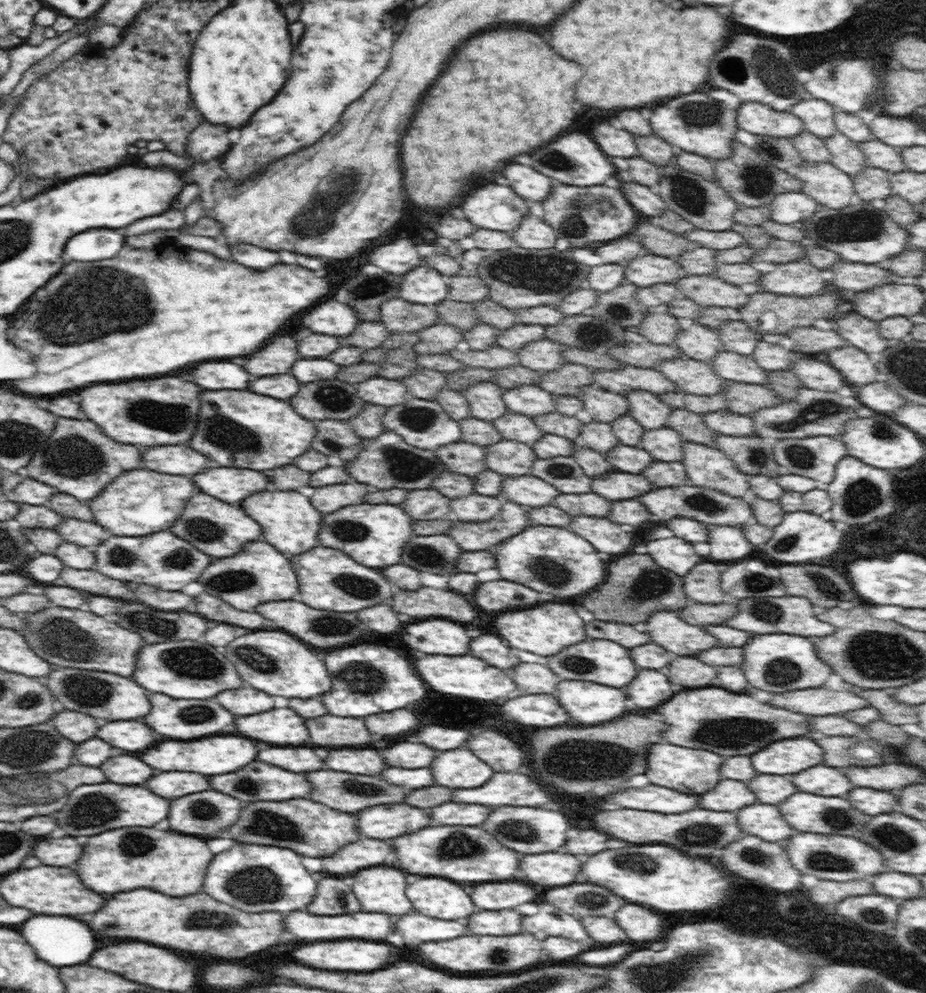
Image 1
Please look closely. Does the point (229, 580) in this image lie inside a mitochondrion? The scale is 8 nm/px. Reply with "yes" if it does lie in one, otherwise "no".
yes

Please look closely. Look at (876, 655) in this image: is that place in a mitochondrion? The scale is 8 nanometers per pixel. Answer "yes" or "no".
yes

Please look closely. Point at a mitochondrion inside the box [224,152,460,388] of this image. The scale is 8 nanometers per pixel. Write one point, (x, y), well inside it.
(329, 205)

